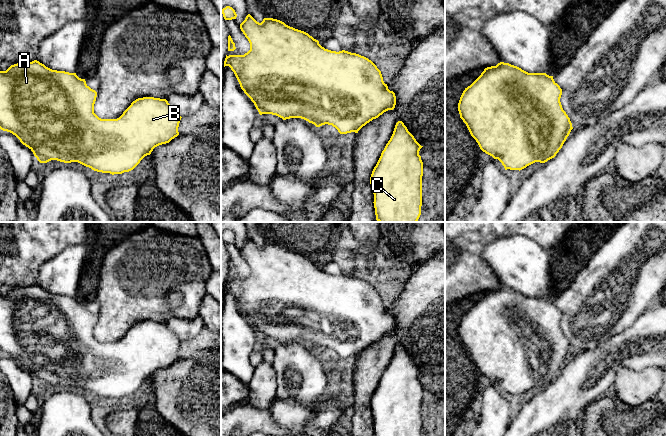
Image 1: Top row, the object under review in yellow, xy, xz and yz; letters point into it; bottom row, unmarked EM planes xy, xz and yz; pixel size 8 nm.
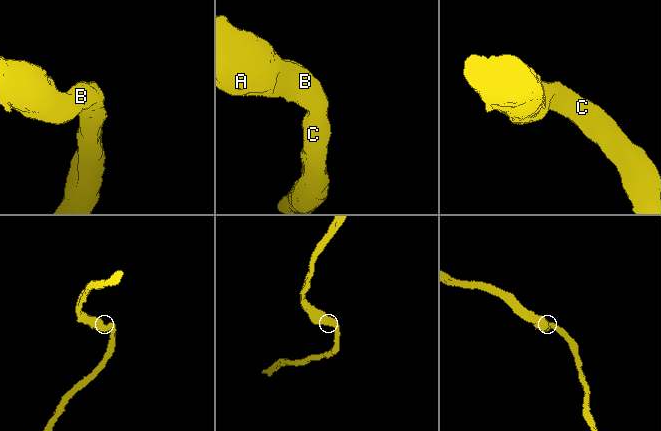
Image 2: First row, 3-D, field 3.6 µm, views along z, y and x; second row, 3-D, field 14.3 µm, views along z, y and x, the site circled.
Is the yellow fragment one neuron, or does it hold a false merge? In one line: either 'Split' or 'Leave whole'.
Leave whole

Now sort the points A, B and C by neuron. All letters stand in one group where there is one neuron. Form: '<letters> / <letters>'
A B C

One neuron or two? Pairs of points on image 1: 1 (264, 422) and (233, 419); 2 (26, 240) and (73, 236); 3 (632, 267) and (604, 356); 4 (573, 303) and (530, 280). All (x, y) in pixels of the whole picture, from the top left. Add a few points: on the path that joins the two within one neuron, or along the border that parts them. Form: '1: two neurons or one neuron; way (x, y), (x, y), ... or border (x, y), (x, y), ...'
1: one neuron; way (256, 420), (241, 420)
2: one neuron; way (38, 236), (61, 236)
3: two neurons; border (632, 323), (620, 332), (601, 339), (592, 348)
4: two neurons; border (559, 293), (555, 297)

